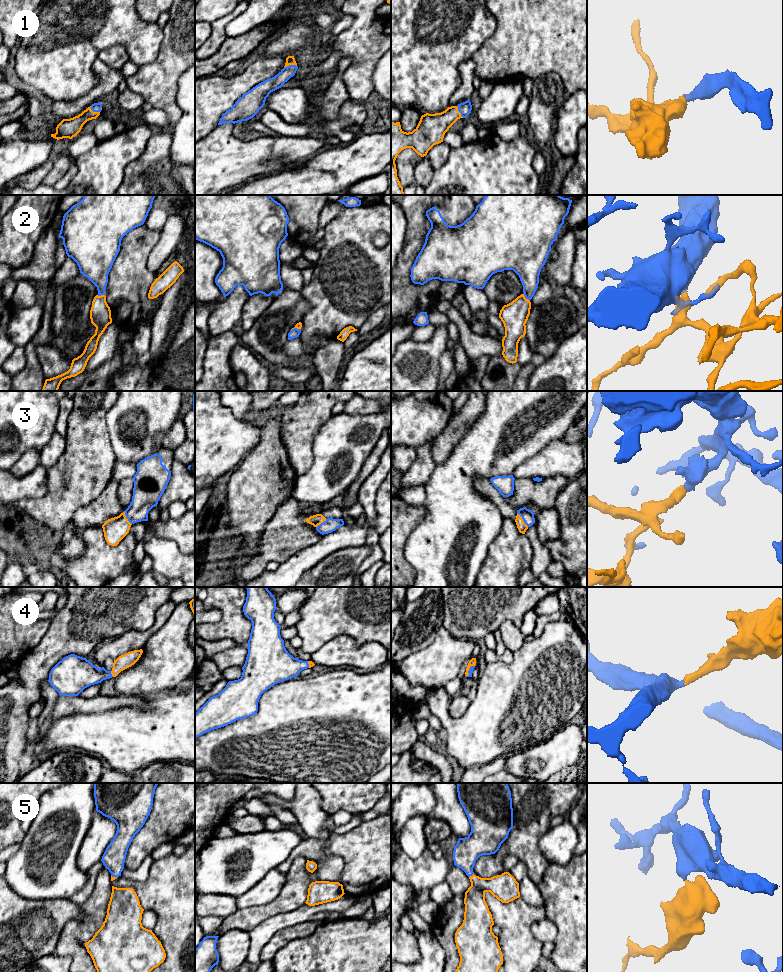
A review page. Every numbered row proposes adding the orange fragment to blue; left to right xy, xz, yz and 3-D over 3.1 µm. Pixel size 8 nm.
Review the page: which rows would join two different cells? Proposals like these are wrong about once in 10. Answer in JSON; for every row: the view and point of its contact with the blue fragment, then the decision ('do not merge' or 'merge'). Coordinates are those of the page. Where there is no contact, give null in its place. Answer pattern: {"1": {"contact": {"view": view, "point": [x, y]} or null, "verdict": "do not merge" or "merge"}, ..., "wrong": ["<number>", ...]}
{"1": {"contact": {"view": "xz", "point": [290, 65]}, "verdict": "merge"}, "2": {"contact": {"view": "yz", "point": [526, 298]}, "verdict": "merge"}, "3": {"contact": {"view": "yz", "point": [523, 520]}, "verdict": "merge"}, "4": {"contact": {"view": "xy", "point": [111, 674]}, "verdict": "merge"}, "5": {"contact": {"view": "yz", "point": [471, 875]}, "verdict": "merge"}, "wrong": []}

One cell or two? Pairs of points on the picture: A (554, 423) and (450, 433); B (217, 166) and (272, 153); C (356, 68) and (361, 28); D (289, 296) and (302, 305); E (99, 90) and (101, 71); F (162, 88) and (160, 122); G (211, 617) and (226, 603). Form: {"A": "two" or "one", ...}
{"A": "two", "B": "one", "C": "one", "D": "one", "E": "one", "F": "two", "G": "two"}

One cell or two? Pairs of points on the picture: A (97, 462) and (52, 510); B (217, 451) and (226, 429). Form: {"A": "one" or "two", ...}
{"A": "one", "B": "one"}

